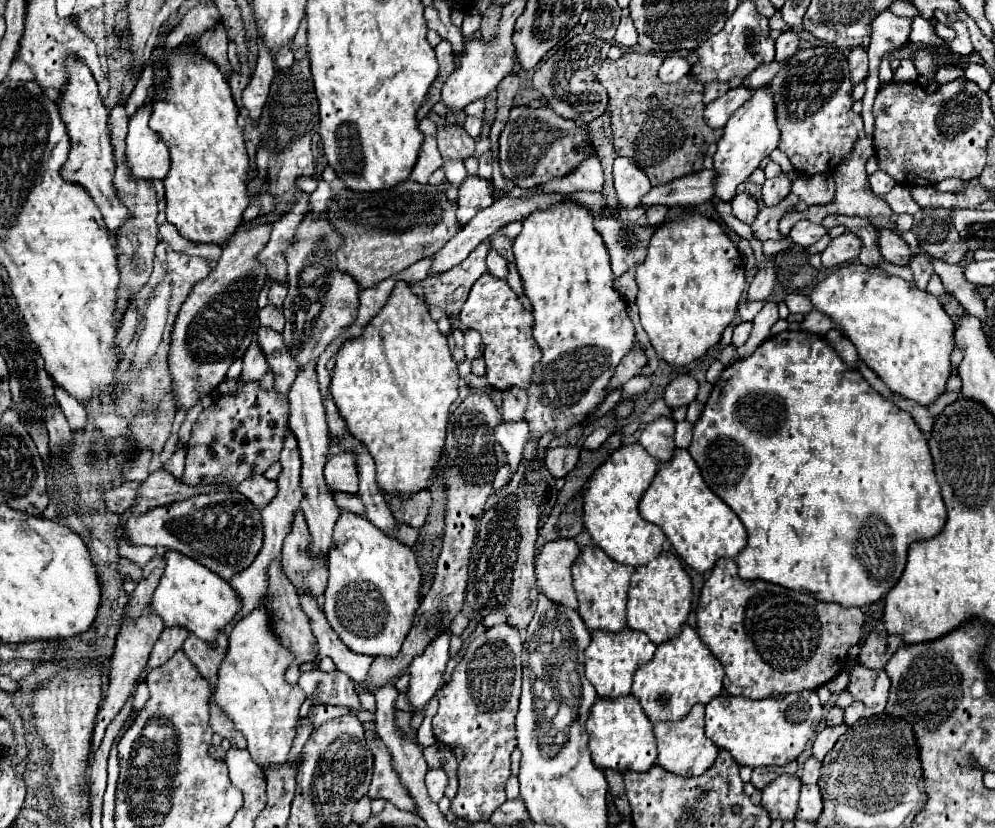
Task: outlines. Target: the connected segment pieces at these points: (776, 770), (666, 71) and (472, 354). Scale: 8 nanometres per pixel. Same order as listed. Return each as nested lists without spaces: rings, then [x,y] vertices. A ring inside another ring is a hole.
[[[788,763],[786,767],[760,767],[760,769],[754,769],[752,771],[752,785],[762,791],[768,783],[772,783],[776,777],[780,775],[796,775],[796,769],[798,765],[796,763]]]
[[[676,53],[664,61],[658,77],[662,79],[662,83],[674,83],[674,81],[680,81],[690,69],[692,69],[692,65],[688,63],[688,59],[684,55]]]
[[[456,321],[456,323],[452,323],[452,325],[464,333],[466,359],[472,361],[472,359],[476,359],[476,357],[482,357],[482,353],[484,353],[484,343],[482,343],[482,339],[480,339],[480,333],[474,331],[474,329],[470,329],[470,327],[466,327],[466,325],[462,325],[460,321]]]

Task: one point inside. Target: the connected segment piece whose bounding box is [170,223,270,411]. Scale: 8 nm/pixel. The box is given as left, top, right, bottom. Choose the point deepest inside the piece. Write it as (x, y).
(219, 320)

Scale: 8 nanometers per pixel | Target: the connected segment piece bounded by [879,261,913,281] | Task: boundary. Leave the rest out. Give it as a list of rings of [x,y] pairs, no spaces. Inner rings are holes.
[[[883,261],[879,267],[883,270],[885,270],[890,275],[896,275],[901,278],[903,278],[906,281],[912,281],[913,280],[913,273],[909,266],[897,266],[891,263],[888,263],[887,261]]]

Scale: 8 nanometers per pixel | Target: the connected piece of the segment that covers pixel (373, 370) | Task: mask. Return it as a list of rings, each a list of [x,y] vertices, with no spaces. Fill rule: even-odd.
[[[400,281],[388,303],[384,305],[384,309],[366,325],[362,337],[358,339],[352,339],[352,341],[346,341],[342,345],[342,349],[338,351],[336,355],[336,367],[332,371],[332,383],[330,383],[330,393],[334,397],[334,403],[336,407],[340,409],[340,415],[342,419],[346,421],[346,427],[348,431],[352,433],[352,437],[356,437],[360,443],[364,443],[370,451],[370,455],[374,457],[376,461],[376,483],[378,487],[384,491],[384,493],[394,493],[394,495],[402,495],[402,497],[408,497],[408,495],[414,495],[418,491],[424,491],[432,485],[432,477],[434,477],[434,471],[436,471],[436,465],[438,465],[438,459],[442,455],[442,447],[444,447],[444,439],[446,439],[446,425],[448,425],[448,415],[450,415],[450,405],[454,403],[454,399],[458,397],[458,367],[456,367],[456,361],[452,359],[452,351],[448,347],[448,341],[446,341],[446,335],[440,333],[436,321],[430,317],[428,313],[428,307],[422,299],[418,299],[410,285]]]

